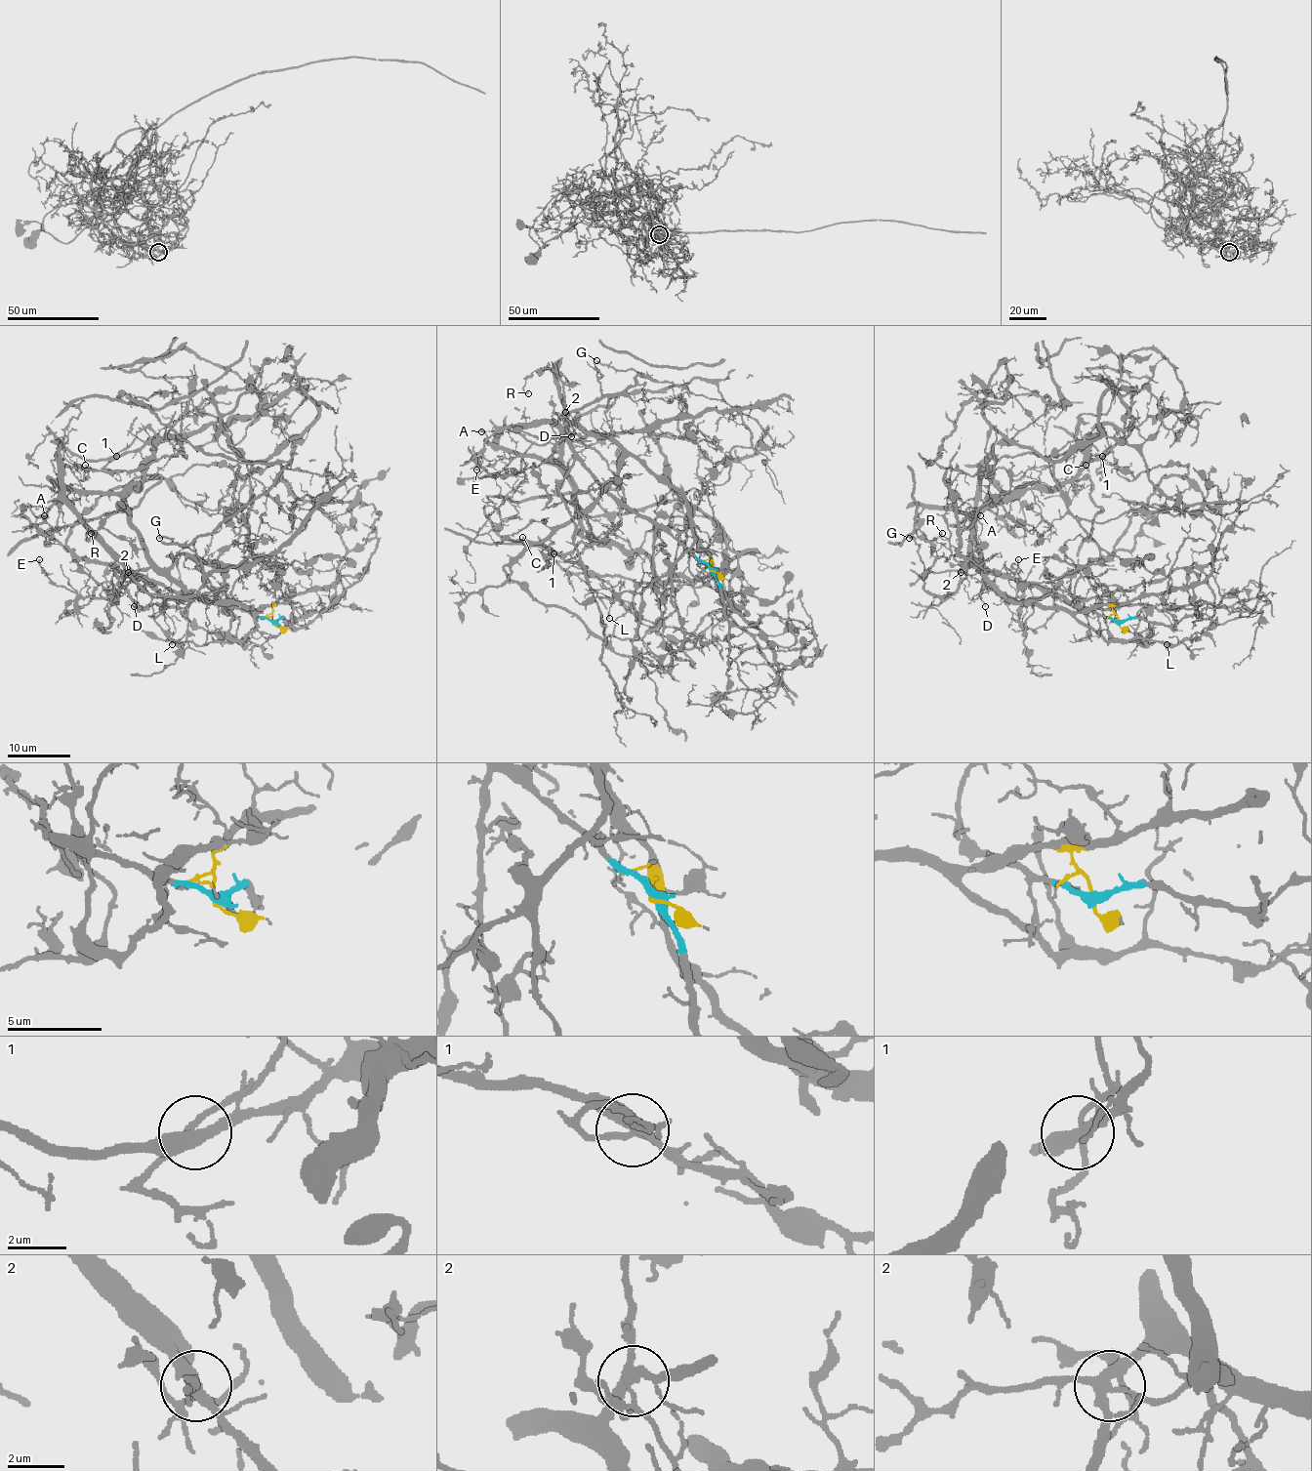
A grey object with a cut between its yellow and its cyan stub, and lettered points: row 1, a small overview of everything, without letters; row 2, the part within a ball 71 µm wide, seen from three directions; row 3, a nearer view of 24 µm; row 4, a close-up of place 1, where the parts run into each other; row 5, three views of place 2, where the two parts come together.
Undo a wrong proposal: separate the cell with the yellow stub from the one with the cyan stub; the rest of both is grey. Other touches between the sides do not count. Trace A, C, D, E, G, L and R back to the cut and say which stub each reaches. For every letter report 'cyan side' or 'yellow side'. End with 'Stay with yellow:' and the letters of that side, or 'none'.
A: cyan side
C: yellow side
D: cyan side
E: yellow side
G: cyan side
L: yellow side
R: yellow side
Stay with yellow: C, E, L, R

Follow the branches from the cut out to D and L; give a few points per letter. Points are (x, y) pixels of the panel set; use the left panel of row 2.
D: (274, 622), (231, 606), (175, 593), (134, 573), (137, 586), (134, 606)
L: (272, 622), (271, 604), (260, 609), (255, 629), (242, 639), (211, 641), (201, 645), (173, 641), (172, 644)

